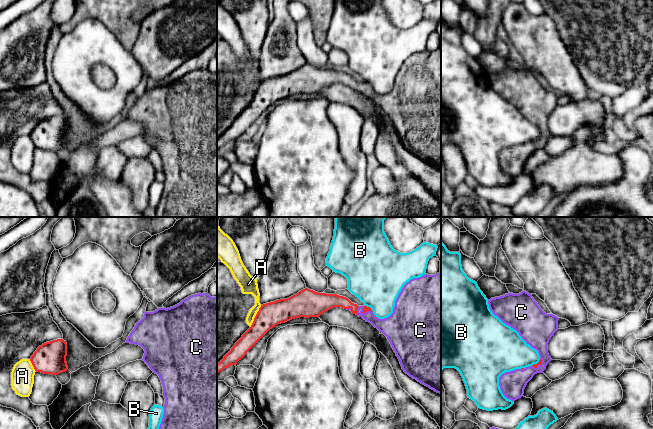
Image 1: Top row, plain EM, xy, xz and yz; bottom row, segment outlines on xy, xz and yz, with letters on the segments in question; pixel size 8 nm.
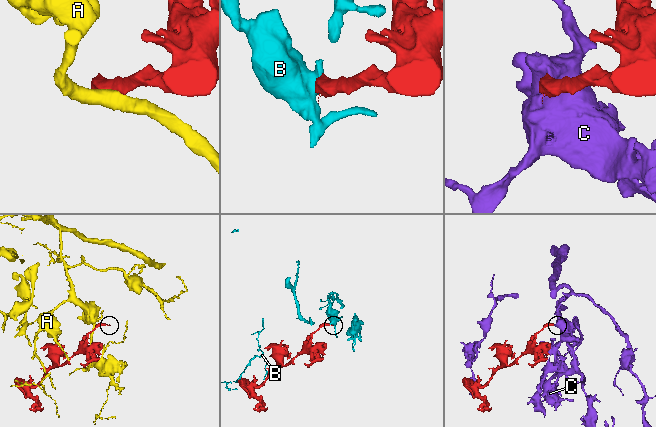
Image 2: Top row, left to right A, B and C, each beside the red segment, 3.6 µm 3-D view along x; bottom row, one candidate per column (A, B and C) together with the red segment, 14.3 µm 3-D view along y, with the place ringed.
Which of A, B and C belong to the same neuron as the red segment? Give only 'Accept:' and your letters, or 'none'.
Accept: C

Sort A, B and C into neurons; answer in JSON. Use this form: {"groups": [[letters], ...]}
{"groups": [["A"], ["B"], ["C"]]}

